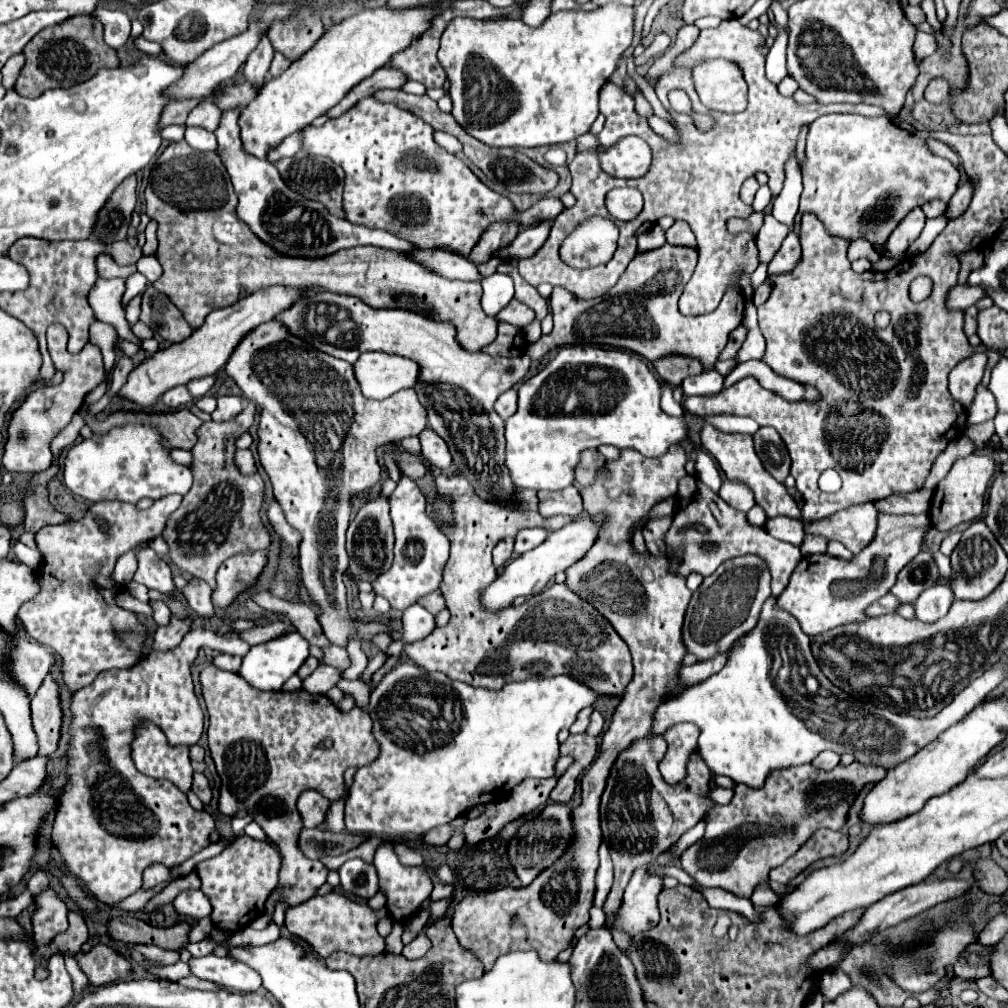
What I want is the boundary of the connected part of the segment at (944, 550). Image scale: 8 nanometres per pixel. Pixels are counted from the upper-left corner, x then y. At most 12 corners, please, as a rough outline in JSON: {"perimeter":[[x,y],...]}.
{"perimeter":[[955,532],[944,538],[940,552],[950,556],[962,533]]}

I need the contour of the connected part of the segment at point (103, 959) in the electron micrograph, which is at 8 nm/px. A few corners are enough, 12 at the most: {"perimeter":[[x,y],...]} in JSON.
{"perimeter":[[106,944],[76,960],[92,986],[120,982],[130,962]]}

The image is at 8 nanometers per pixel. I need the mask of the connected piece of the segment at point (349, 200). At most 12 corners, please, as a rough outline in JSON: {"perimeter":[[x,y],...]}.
{"perimeter":[[364,98],[302,150],[344,170],[354,224],[460,256],[494,220],[540,224],[434,130]]}

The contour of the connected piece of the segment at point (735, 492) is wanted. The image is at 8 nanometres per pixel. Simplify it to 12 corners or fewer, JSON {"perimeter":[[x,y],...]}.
{"perimeter":[[724,480],[718,496],[740,512],[755,505],[742,482]]}

